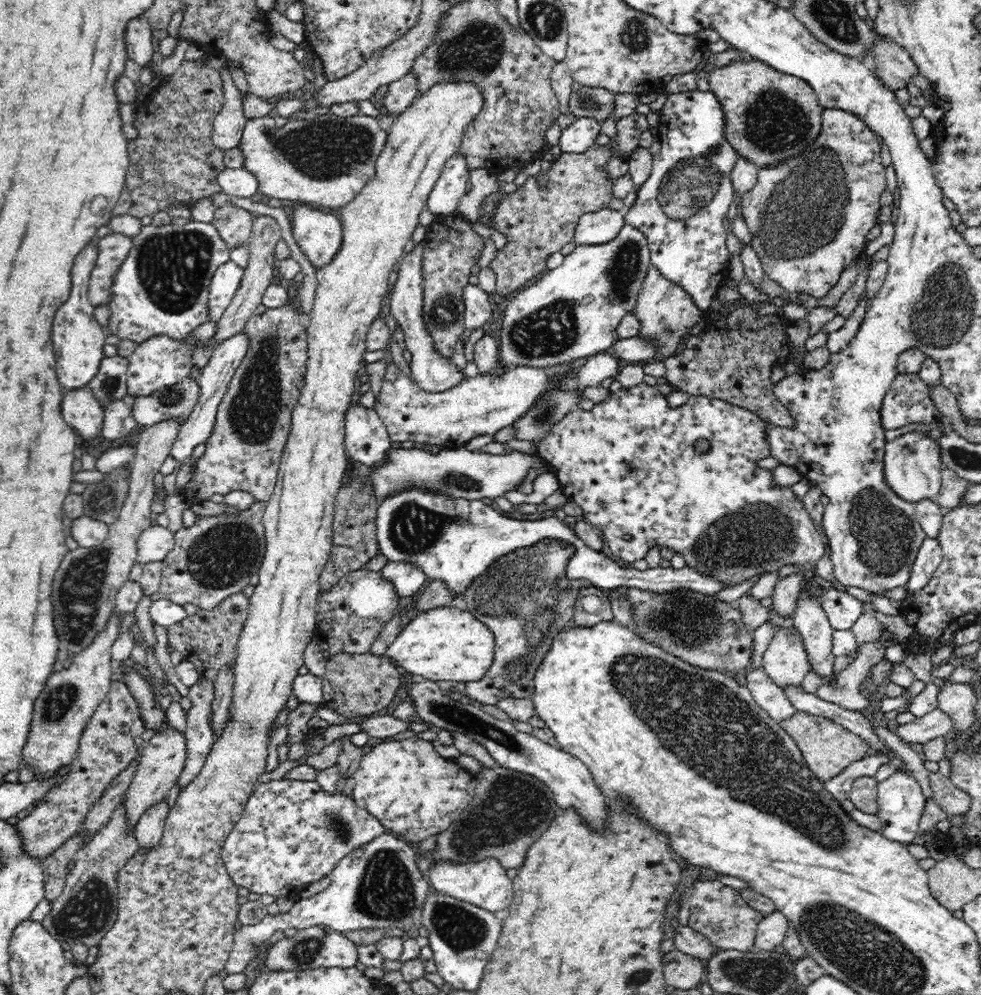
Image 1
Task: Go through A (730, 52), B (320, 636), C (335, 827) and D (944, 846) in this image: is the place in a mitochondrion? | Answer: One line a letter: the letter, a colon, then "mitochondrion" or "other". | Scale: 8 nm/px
A: other
B: other
C: mitochondrion
D: other

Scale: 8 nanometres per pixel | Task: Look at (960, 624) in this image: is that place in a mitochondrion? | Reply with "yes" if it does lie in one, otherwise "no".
no

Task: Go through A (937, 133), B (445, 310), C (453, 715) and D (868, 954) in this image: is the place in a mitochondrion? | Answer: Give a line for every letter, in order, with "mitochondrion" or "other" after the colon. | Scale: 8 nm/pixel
A: other
B: mitochondrion
C: mitochondrion
D: mitochondrion

